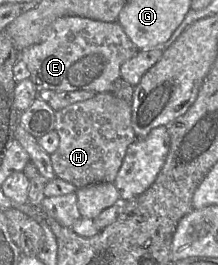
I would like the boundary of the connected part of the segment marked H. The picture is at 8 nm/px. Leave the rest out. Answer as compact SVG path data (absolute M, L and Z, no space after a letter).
M97 93L93 98L69 105L55 114L59 146L50 155L56 177L72 183L77 189L94 183L113 183L127 148L136 140L132 128L131 102L112 93Z

